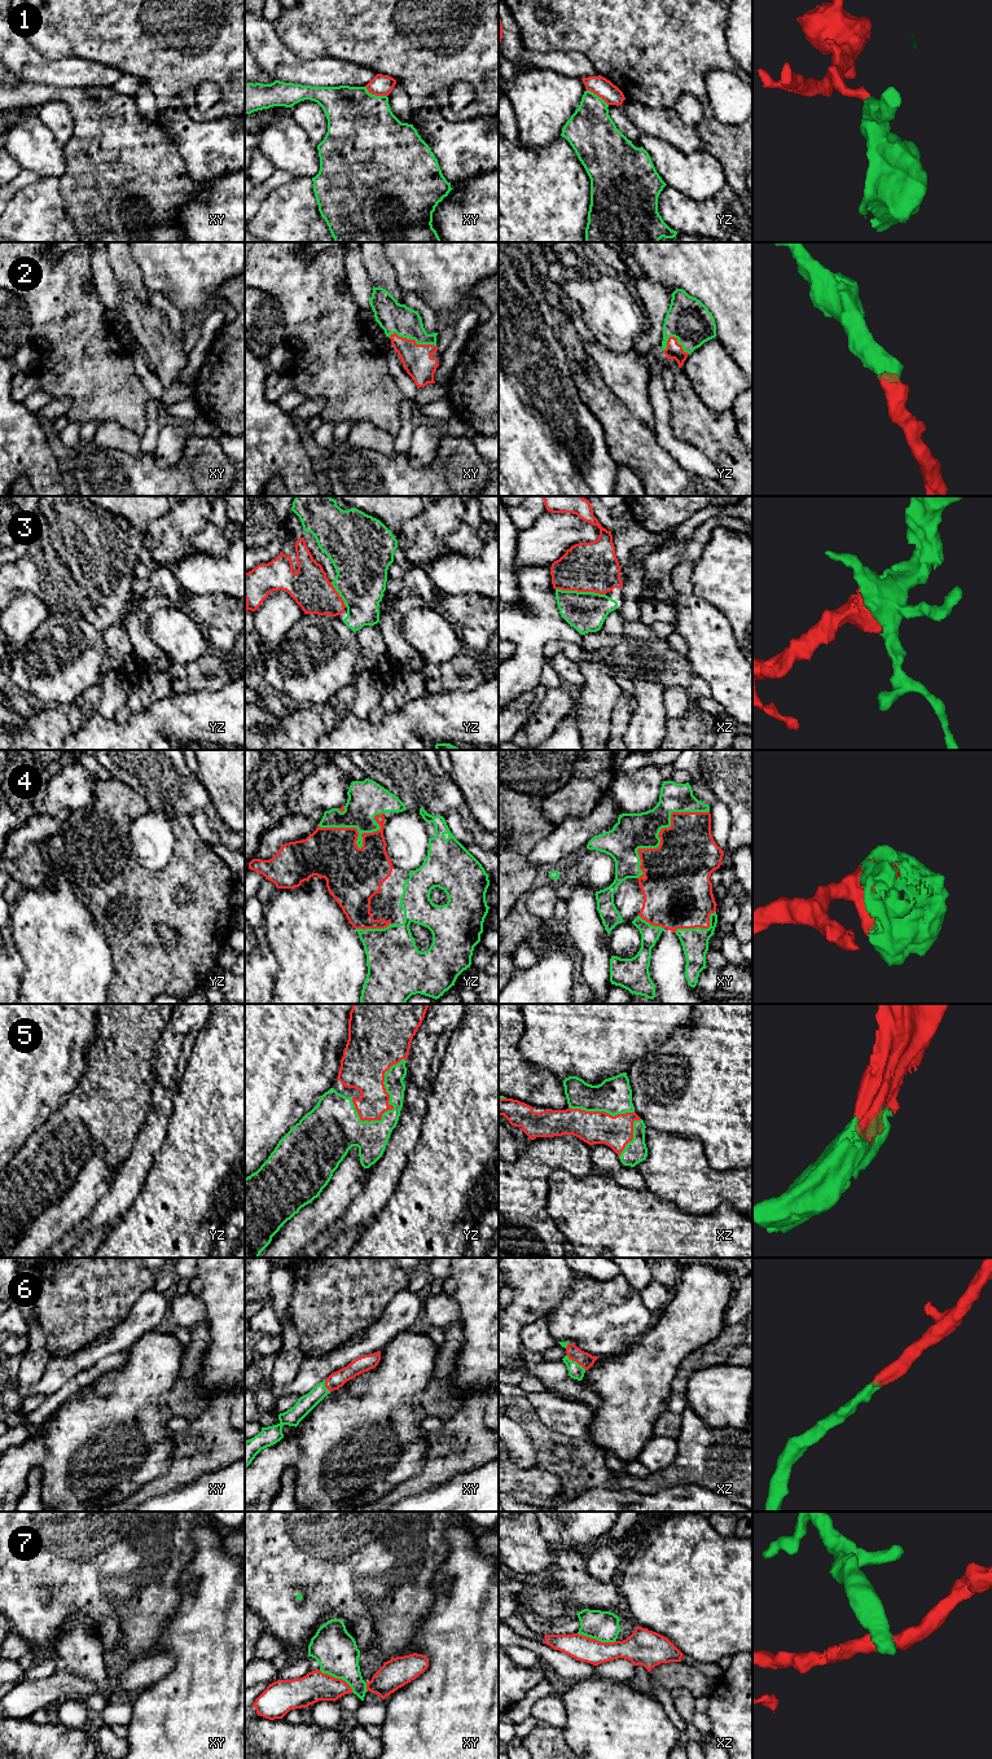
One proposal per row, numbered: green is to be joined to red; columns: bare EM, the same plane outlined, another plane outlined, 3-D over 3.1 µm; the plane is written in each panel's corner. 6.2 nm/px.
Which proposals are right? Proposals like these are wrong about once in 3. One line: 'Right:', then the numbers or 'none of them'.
Right: 2, 3, 4, 5, 6

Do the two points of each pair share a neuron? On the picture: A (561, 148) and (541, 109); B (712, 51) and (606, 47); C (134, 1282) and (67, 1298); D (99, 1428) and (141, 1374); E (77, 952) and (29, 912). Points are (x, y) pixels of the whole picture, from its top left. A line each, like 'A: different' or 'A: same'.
A: different
B: same
C: same
D: same
E: same

